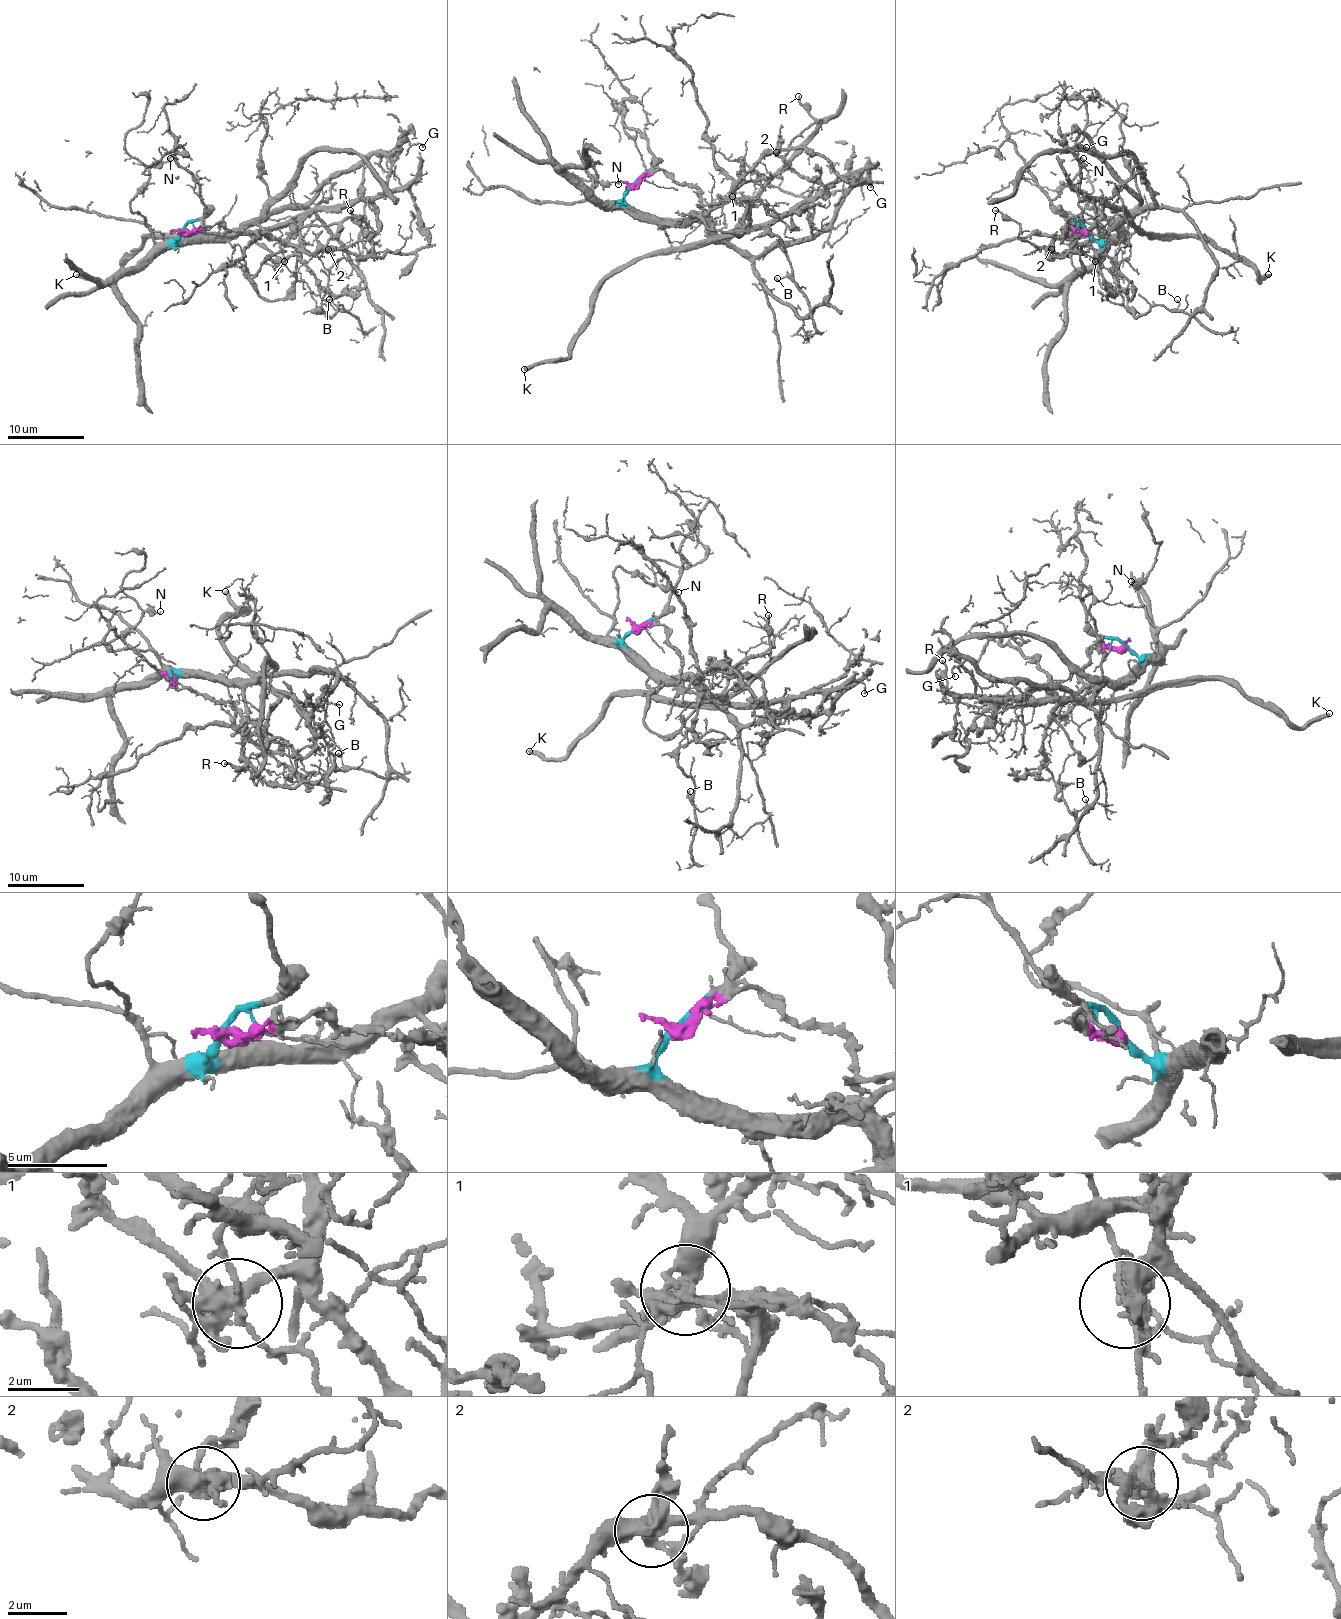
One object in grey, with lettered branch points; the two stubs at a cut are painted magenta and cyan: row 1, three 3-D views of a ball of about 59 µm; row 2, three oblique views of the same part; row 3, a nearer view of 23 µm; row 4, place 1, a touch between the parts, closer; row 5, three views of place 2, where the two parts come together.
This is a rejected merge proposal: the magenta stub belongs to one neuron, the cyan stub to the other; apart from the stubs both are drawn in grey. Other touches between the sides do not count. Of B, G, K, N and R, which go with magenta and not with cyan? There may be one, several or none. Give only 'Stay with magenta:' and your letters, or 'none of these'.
Stay with magenta: K

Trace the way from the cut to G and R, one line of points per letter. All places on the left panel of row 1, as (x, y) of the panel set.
G: (182, 231), (176, 239), (239, 233), (299, 208), (405, 137), (423, 146)
R: (182, 231), (178, 241), (239, 233), (253, 226), (309, 253), (347, 249), (365, 241), (373, 229), (349, 210)

